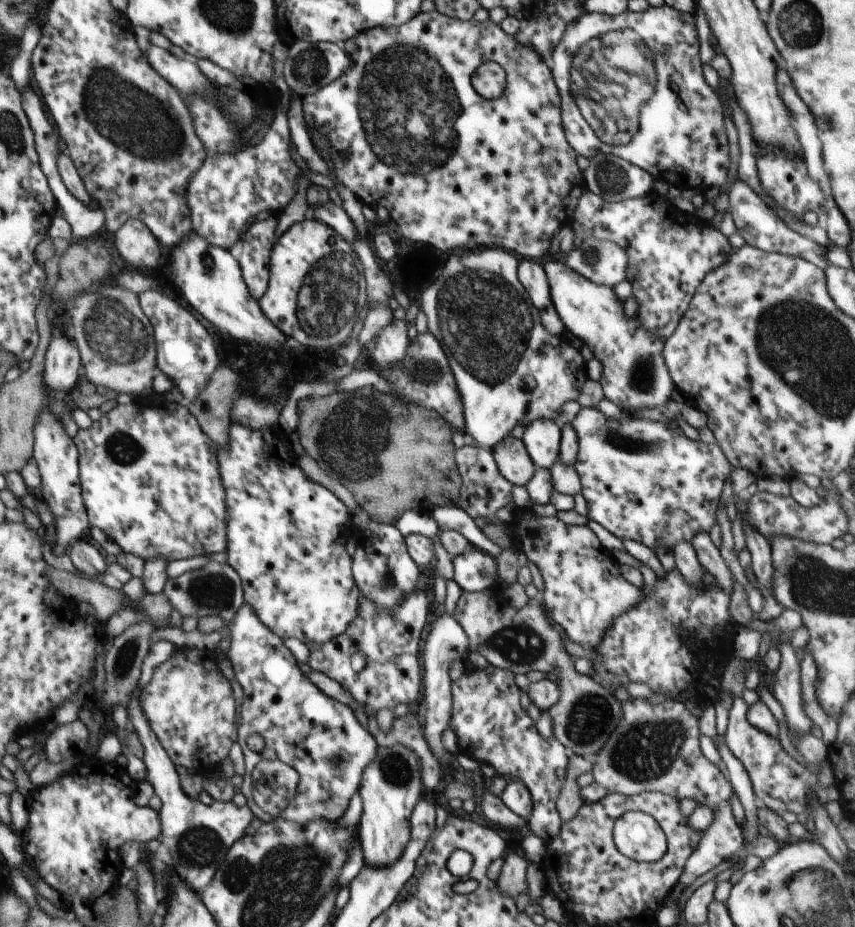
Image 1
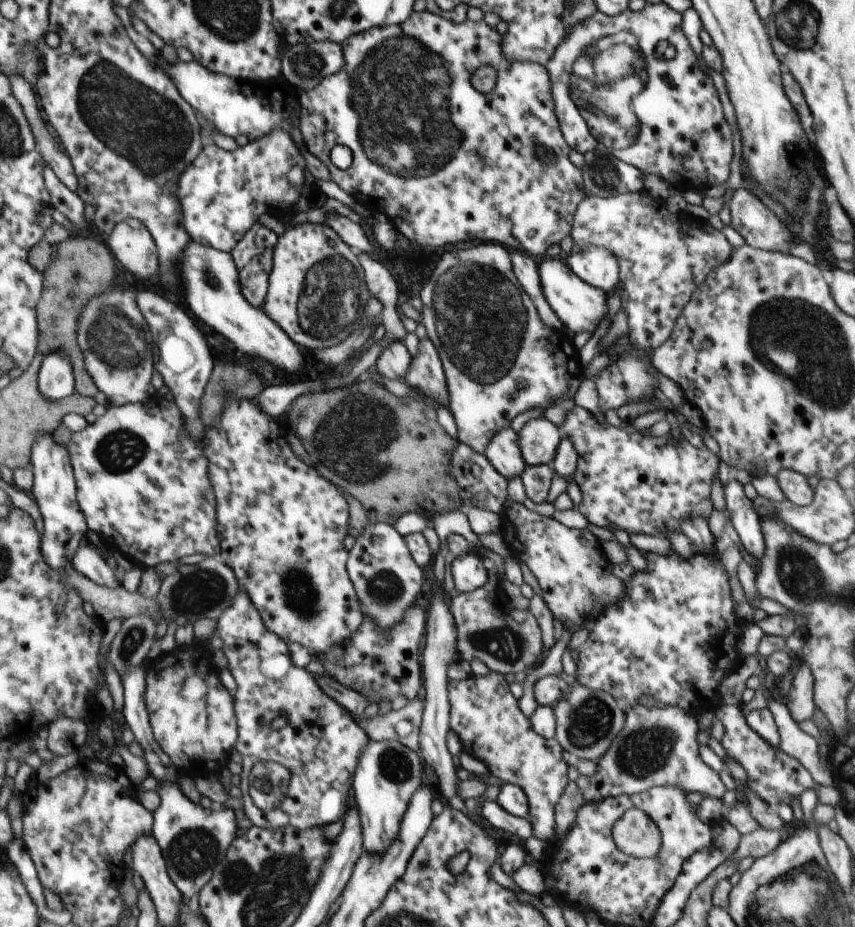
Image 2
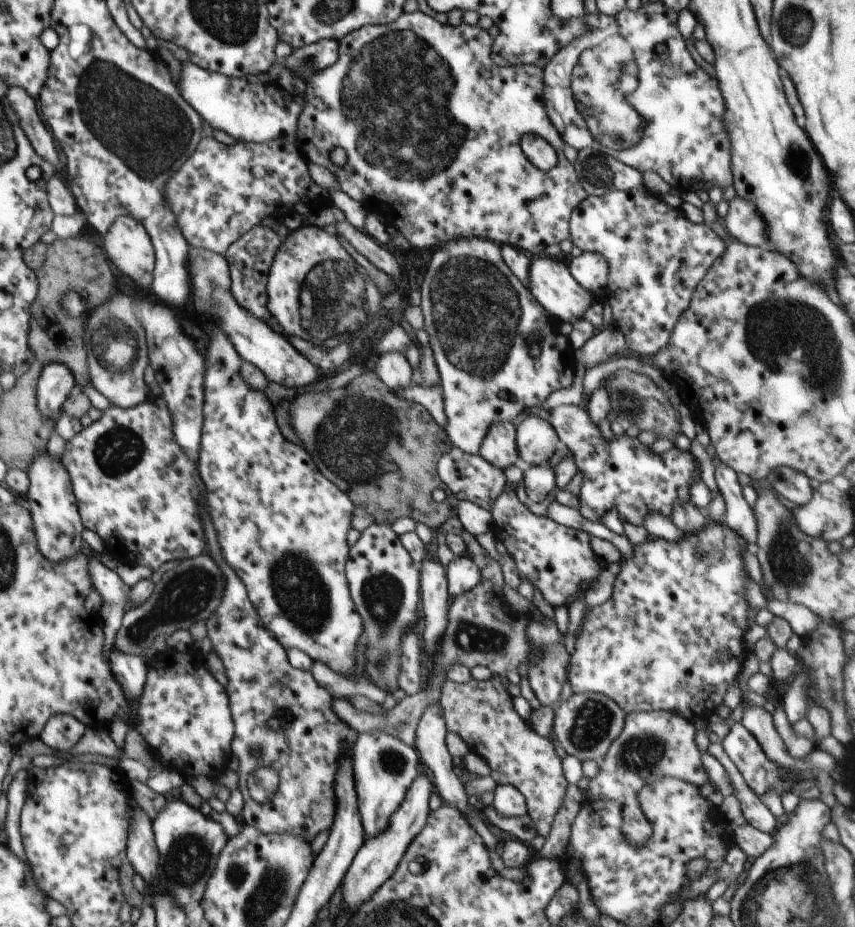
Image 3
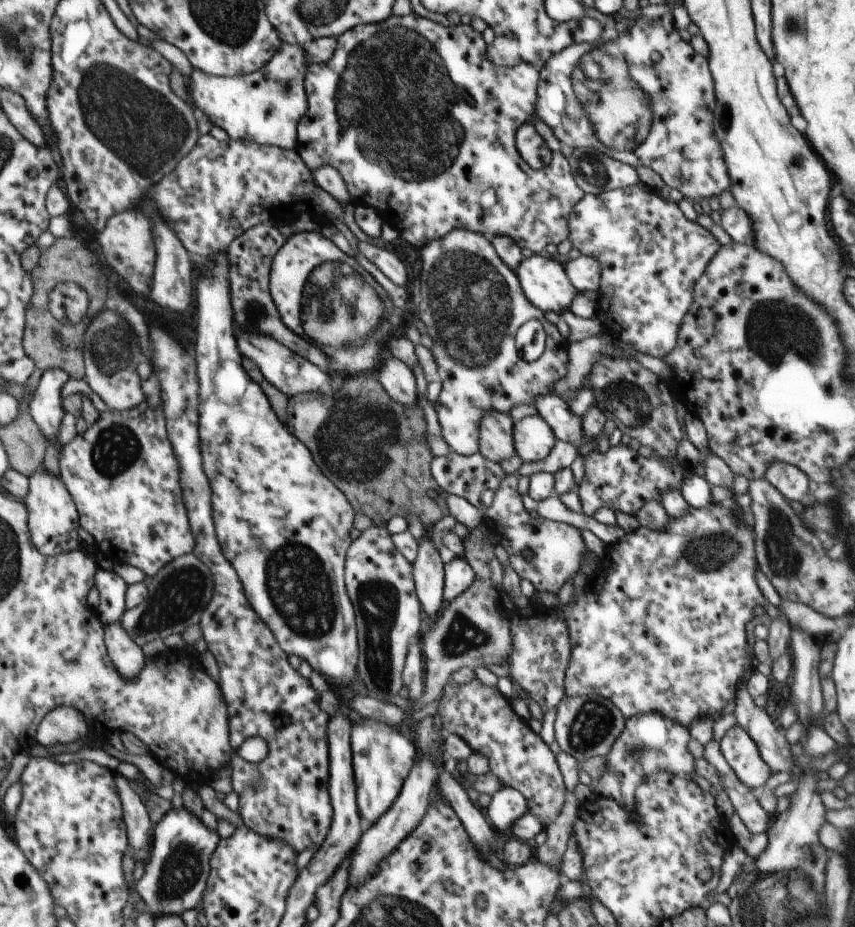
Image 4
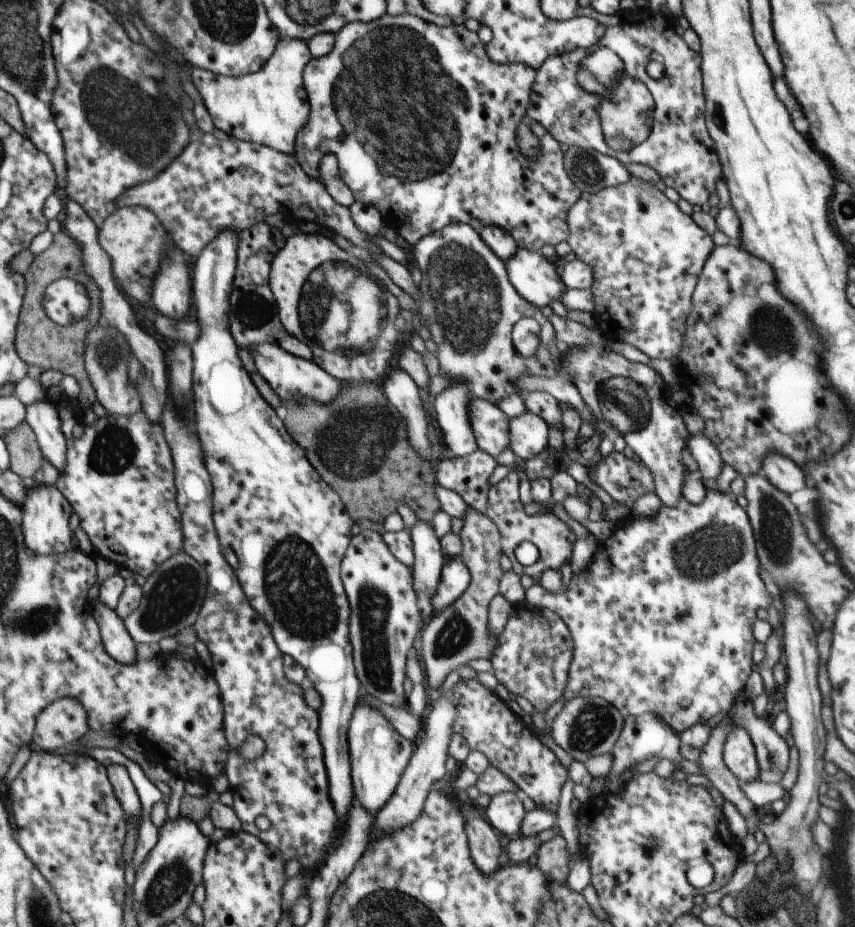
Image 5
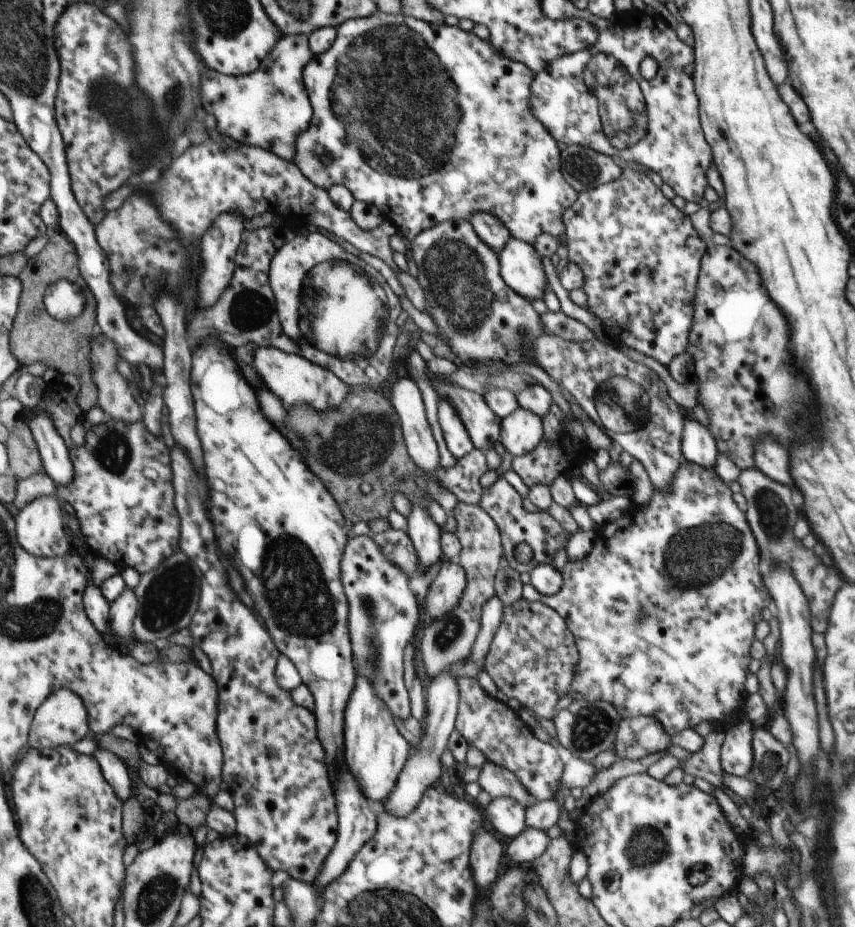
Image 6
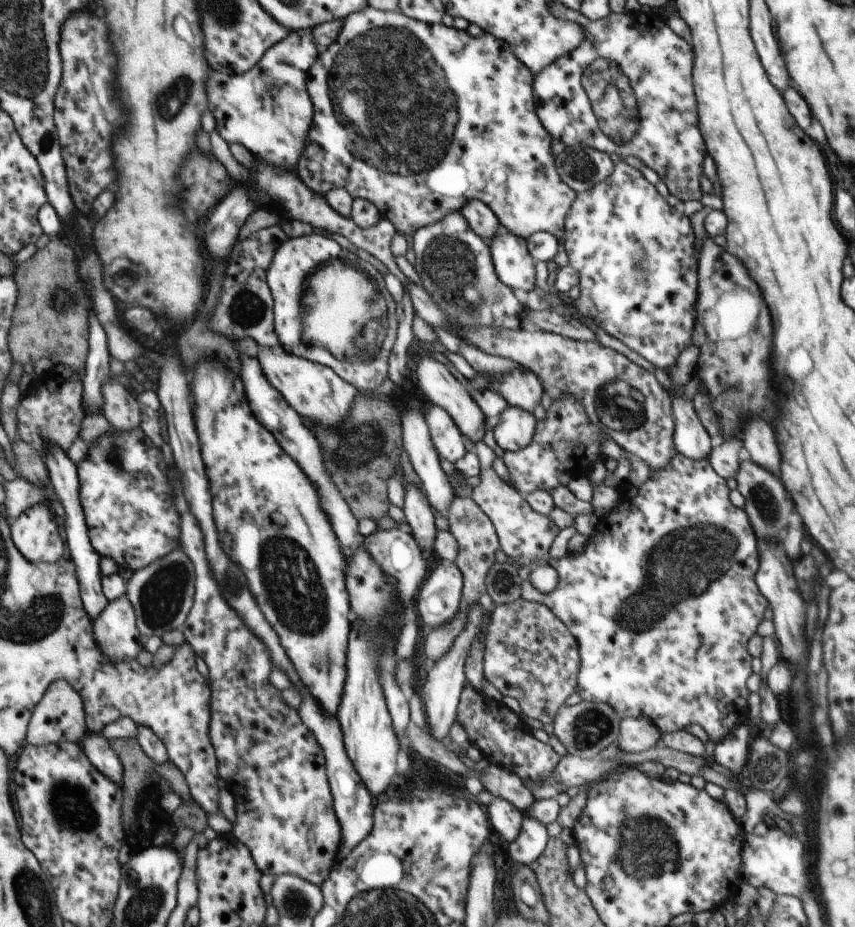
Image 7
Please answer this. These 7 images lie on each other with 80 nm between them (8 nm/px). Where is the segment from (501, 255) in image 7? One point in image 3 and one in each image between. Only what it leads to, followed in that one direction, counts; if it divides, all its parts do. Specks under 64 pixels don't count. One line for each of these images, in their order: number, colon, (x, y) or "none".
3: (552, 286)
4: (544, 282)
5: (535, 277)
6: (521, 267)

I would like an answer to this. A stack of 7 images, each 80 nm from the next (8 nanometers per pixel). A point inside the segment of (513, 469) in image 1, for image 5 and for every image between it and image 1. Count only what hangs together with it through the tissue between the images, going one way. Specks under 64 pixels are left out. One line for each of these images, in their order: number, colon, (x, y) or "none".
2: (504, 453)
3: (499, 448)
4: (495, 430)
5: (490, 425)

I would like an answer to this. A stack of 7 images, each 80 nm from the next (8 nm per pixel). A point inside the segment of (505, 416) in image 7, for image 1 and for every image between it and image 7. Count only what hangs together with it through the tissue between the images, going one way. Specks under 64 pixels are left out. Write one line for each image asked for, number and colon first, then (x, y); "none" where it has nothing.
1: (542, 438)
2: (539, 439)
3: (536, 441)
4: (533, 439)
5: (528, 433)
6: (521, 432)

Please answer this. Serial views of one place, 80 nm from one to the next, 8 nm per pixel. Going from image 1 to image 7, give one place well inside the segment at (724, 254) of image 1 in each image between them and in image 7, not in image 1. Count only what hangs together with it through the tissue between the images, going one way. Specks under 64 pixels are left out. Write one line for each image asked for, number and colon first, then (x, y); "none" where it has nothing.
2: (661, 262)
3: (656, 257)
4: (651, 256)
5: (646, 255)
6: (641, 256)
7: (634, 252)

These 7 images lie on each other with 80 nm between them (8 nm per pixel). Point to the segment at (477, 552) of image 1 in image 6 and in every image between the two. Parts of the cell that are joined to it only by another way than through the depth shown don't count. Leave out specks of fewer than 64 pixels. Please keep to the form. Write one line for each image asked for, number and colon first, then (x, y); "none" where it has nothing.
2: (468, 571)
3: (462, 574)
4: (458, 576)
5: (455, 577)
6: (444, 593)

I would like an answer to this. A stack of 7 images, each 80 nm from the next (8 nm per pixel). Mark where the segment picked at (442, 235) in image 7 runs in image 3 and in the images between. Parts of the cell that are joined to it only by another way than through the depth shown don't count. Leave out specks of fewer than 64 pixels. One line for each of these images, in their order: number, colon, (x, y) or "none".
3: (478, 315)
4: (472, 305)
5: (470, 306)
6: (478, 315)

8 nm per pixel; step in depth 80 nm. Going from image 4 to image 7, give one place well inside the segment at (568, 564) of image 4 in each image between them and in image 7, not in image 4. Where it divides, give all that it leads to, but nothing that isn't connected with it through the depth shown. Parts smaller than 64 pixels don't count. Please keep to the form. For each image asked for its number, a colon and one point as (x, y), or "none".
5: (554, 539)
6: (545, 535)
7: (525, 536)

